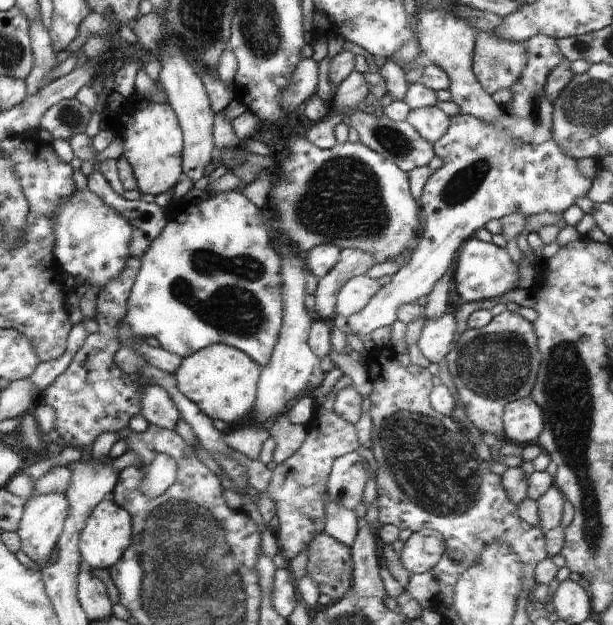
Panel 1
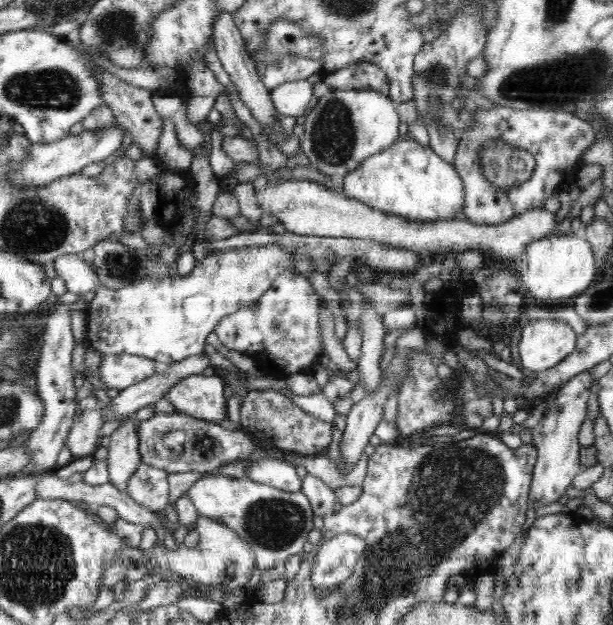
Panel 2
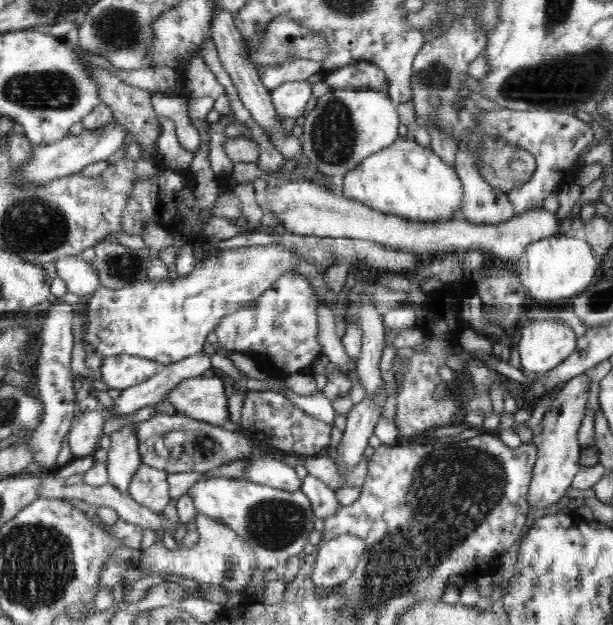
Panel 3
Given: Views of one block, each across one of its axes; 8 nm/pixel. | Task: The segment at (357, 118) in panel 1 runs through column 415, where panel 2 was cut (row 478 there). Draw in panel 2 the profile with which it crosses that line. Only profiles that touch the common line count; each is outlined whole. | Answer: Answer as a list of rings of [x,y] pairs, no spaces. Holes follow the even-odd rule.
[[[140,463],[128,481],[125,492],[140,506],[156,512],[168,504],[168,474],[166,469]]]

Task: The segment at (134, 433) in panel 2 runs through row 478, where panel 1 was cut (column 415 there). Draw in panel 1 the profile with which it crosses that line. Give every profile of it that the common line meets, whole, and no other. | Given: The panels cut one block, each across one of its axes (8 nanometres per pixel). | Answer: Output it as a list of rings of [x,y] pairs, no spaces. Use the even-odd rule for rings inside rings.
[[[436,106],[410,109],[407,121],[432,145],[446,134],[450,126],[449,116]]]

